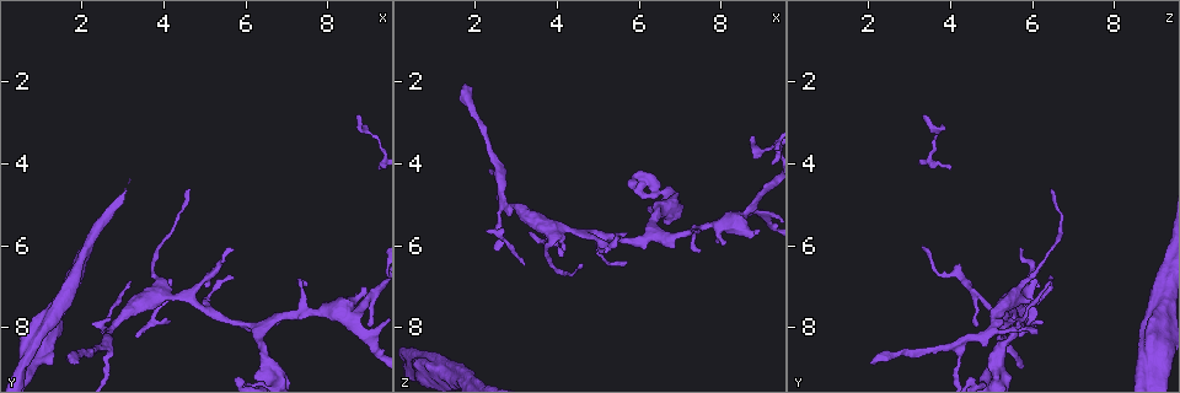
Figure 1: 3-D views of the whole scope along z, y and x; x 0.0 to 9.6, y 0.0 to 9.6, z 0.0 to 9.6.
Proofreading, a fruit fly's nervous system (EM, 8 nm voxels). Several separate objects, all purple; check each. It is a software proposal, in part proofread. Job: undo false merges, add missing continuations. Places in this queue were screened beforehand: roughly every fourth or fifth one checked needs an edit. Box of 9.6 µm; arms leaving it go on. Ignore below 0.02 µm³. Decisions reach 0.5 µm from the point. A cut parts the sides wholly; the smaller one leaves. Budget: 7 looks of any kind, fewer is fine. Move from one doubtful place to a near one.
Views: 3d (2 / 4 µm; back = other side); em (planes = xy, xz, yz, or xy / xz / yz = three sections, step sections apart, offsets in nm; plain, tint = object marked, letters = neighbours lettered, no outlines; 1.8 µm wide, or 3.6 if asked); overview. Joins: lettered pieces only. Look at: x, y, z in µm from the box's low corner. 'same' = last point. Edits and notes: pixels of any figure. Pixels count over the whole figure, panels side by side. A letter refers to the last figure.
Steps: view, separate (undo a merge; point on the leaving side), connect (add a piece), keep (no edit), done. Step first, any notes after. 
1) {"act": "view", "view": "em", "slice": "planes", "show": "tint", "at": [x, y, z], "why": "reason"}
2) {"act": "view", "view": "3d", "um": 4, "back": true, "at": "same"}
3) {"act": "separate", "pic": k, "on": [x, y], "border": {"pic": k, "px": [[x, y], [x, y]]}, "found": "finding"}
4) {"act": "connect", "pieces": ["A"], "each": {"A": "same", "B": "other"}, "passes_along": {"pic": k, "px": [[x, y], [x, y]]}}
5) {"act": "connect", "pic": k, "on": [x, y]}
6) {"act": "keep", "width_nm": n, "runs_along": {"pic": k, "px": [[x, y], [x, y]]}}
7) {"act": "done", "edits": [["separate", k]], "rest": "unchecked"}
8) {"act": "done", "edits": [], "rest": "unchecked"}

{"act": "view", "view": "em", "slice": "planes", "show": "plain", "at": [6.60, 8.85, 5.10], "why": "thick turns thin"}

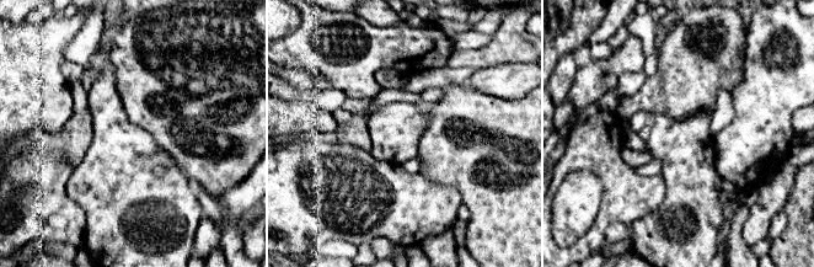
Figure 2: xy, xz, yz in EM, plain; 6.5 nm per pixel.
{"act": "view", "view": "em", "slice": "planes", "show": "tint", "at": "same"}

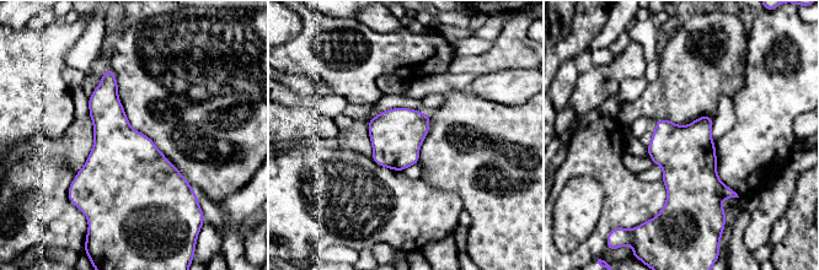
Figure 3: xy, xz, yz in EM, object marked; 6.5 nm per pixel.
{"act": "view", "view": "em", "slice": "planes", "show": "letters", "at": "same", "why": "what lies round it"}

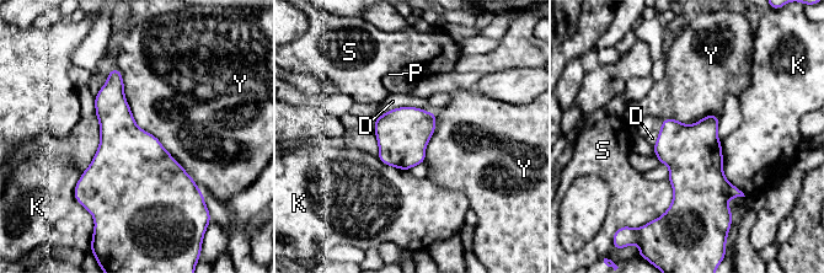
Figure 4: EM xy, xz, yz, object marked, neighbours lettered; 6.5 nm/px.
{"act": "keep", "each": {"D": "other", "K": "other", "P": "other", "S": "other", "Y": "other"}, "border": {"pic": 4, "px": [[116, 67], [130, 110]]}, "found": "all the same cell"}

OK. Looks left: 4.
{"act": "view", "view": "3d", "um": 4, "at": [0.75, 8.55, 9.00], "why": "thick turns thin"}

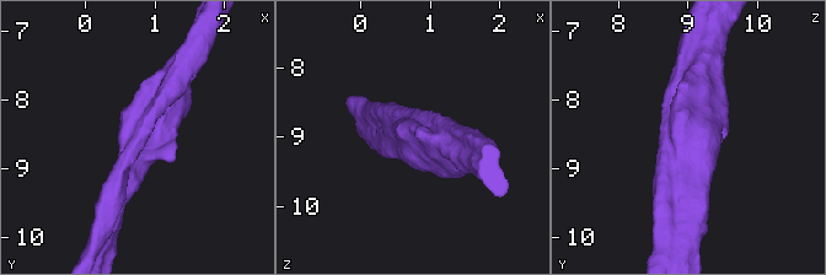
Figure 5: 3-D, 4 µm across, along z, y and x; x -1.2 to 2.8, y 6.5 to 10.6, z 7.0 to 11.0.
{"act": "view", "view": "em", "um": 3.6, "slice": "planes", "show": "tint", "at": [0.75, 8.60, 9.00], "why": "need the tissue"}

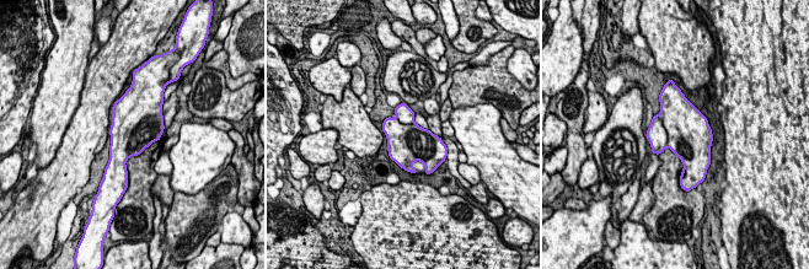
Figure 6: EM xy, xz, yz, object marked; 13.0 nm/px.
{"act": "view", "view": "em", "um": 3.6, "slice": "planes", "show": "letters", "at": "same"}

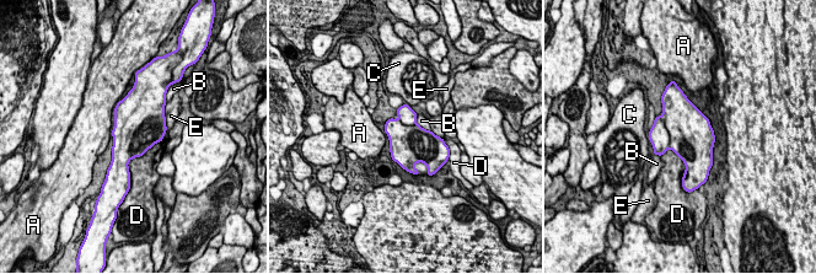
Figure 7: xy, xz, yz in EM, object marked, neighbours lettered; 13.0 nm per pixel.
{"act": "keep", "each": {"A": "other", "B": "other", "C": "other", "D": "other", "E": "other"}, "found": "continuous, no second cell"}

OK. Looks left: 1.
{"act": "done", "edits": [], "rest": "unchecked"}

